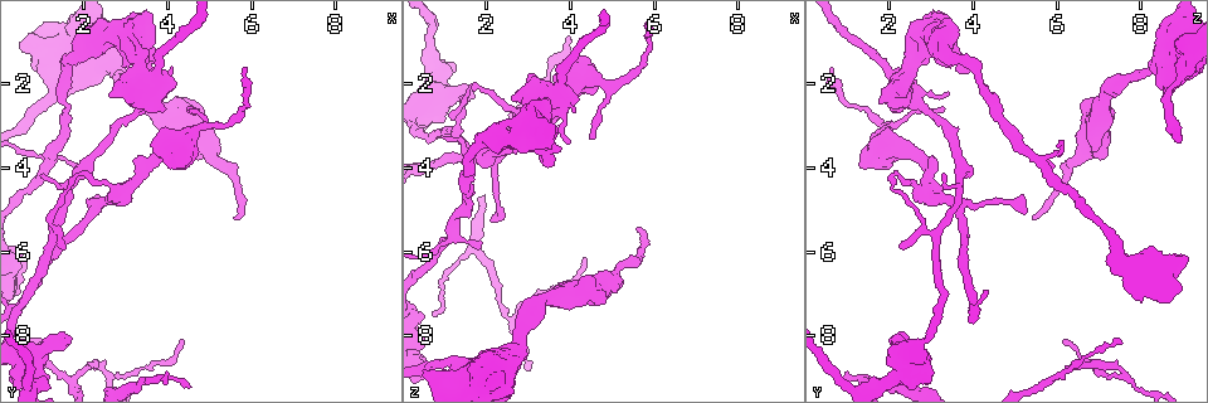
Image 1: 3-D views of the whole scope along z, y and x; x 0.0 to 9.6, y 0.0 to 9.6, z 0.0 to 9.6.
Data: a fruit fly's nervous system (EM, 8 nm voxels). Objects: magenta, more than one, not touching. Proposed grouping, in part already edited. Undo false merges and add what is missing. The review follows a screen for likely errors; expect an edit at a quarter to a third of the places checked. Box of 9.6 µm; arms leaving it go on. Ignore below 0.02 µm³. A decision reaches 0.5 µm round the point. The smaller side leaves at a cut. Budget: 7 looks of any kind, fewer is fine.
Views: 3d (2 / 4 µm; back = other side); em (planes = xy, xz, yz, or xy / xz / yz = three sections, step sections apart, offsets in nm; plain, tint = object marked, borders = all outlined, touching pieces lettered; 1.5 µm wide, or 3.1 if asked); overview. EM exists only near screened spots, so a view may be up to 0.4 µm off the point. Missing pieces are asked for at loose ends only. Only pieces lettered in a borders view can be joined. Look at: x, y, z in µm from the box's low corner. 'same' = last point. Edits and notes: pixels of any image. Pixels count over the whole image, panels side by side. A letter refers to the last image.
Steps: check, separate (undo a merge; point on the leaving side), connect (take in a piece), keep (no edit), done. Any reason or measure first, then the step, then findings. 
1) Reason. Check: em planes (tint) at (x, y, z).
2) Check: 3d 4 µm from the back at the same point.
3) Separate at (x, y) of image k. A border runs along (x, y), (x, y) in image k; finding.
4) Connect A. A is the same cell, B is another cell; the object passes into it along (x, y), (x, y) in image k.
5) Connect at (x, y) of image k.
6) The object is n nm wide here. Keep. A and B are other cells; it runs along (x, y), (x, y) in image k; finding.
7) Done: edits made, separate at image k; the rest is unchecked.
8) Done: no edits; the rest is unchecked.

Abrupt turn. Check: em xy step 4 (borders) at (1.70, 4.25, 2.05).

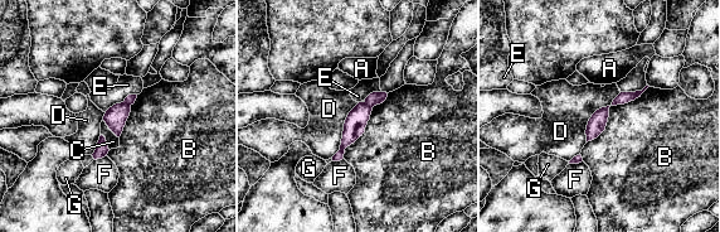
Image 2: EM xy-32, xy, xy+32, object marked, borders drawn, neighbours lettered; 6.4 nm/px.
Separate at (130, 100) of image 2. A, B, C, D, E, F and G are other cells; a border runs along (123, 101), (130, 106) in image 2; two cells meet here.

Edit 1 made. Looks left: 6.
See it whole again. Check: overview.

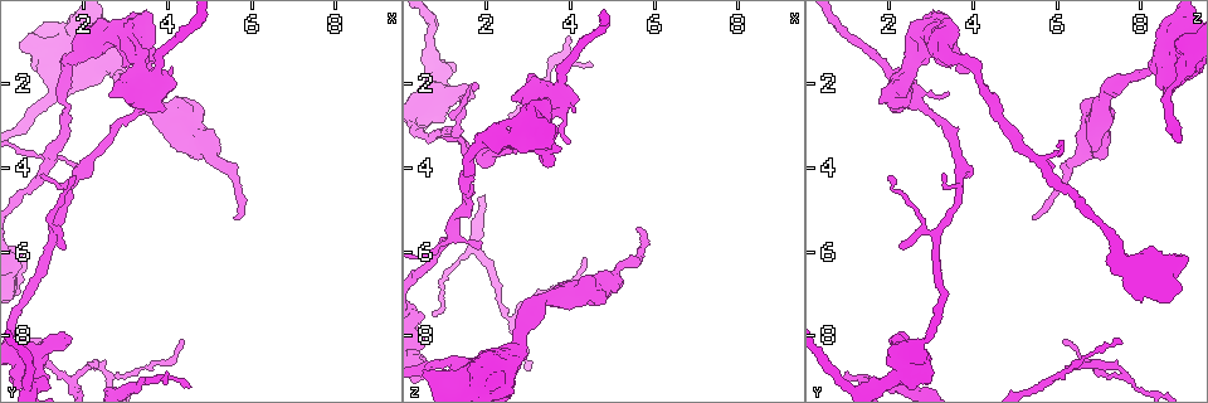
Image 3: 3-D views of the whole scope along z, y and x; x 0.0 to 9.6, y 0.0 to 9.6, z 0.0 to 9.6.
Sudden change in width. Check: em yz step 8 (tint) at (2.75, 1.70, 8.15).

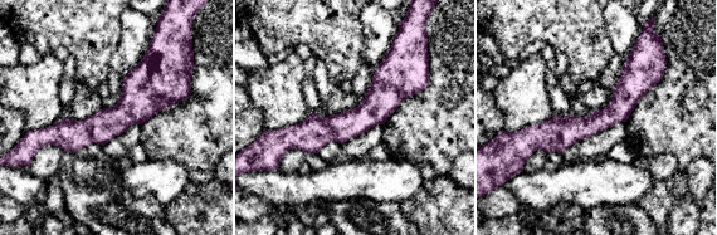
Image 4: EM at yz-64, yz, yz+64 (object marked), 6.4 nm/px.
Another direction. Check: em xz step 4 (borders) at the same point.

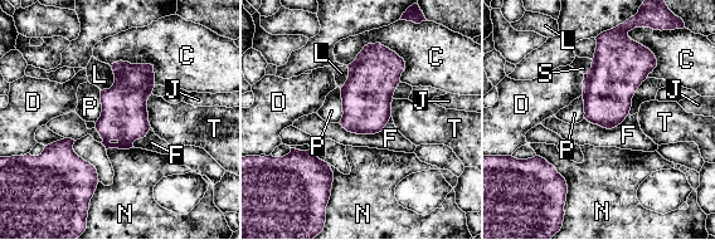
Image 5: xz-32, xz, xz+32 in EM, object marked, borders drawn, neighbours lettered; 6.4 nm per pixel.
The longest contact is with C, 380 nm. Keep. C, D, F, J, L, N, P, S and T are other cells; a border runs along (110, 65), (113, 83), (101, 91) in image 5; one cell here.

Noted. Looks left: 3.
Check: em xz step 8 (plain) at (3.55, 9.15, 1.50).

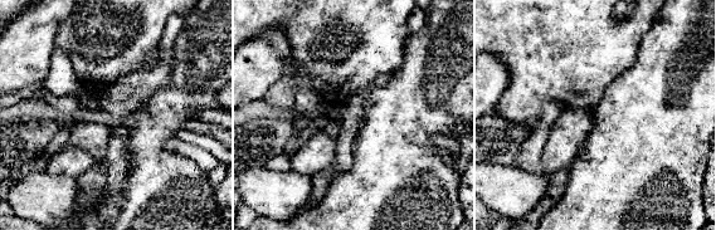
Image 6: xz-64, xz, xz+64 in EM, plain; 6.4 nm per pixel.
What lies round it. Check: em xz step 8 (borders) at the same point.

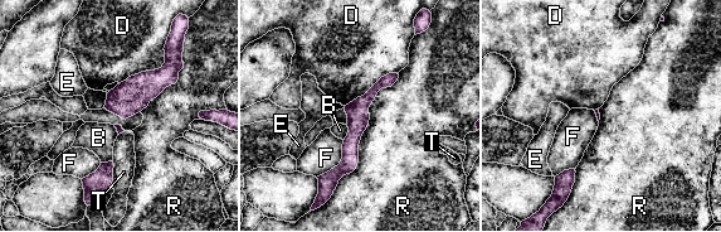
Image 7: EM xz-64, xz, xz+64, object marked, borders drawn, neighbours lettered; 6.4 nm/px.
Keep. B, D, E, F, R and T are other cells; it runs along (394, 76), (359, 107), (350, 160), (331, 180) in image 7; all the same cell.

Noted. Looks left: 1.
Done: edits made, separate at image 2; the rest is unchecked.

